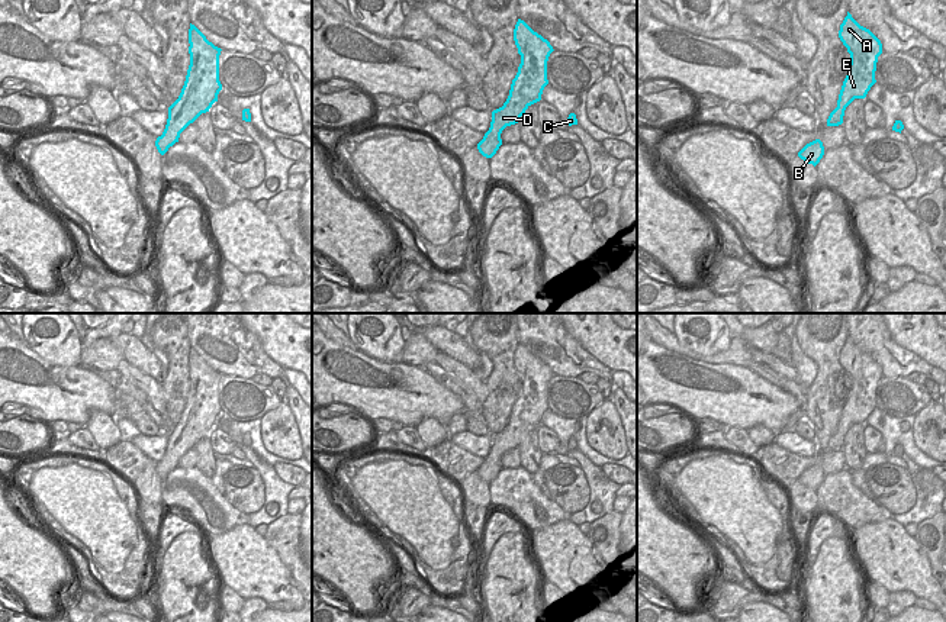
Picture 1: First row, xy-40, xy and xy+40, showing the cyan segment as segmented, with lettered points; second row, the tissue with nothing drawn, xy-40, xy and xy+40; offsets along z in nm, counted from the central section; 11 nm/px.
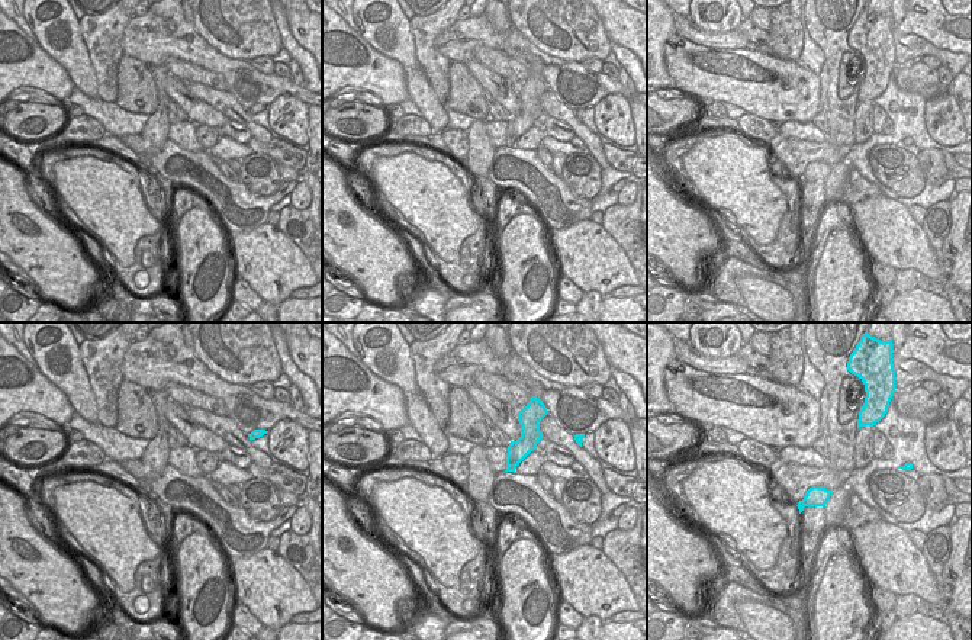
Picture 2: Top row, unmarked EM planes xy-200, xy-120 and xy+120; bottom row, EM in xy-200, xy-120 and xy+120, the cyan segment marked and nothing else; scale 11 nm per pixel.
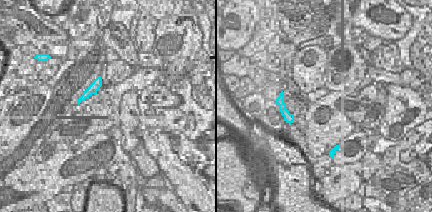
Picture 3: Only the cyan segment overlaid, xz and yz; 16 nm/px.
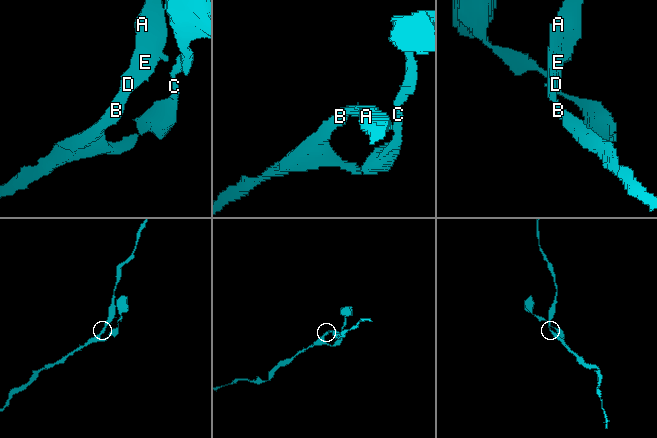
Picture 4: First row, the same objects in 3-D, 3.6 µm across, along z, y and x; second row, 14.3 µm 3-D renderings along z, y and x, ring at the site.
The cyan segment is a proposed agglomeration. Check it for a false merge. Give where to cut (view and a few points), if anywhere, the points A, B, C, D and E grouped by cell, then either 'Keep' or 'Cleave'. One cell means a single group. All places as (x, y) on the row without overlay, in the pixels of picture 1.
No split. Groups: A B C D E. Keep.

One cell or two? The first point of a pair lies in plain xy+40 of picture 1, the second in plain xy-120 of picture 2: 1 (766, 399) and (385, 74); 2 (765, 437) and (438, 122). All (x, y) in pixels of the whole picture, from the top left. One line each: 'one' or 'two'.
1: one
2: one

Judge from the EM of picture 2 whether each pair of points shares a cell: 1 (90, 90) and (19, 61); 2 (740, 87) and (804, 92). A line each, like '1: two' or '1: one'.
1: two
2: one

